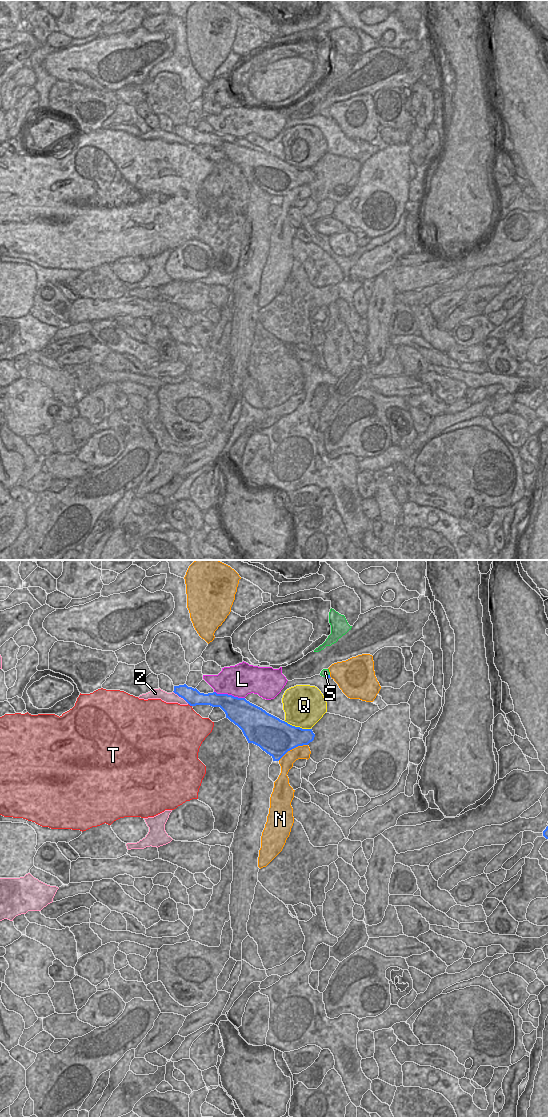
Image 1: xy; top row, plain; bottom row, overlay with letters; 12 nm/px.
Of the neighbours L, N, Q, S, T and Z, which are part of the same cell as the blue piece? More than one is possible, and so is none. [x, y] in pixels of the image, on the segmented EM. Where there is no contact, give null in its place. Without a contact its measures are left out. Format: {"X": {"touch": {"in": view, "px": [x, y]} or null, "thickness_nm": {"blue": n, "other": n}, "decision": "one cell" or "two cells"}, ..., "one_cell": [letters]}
{"L": {"touch": {"in": "xy", "px": [229, 695]}, "thickness_nm": {"blue": 320, "other": 380}, "decision": "two cells"}, "N": {"touch": {"in": "xy", "px": [292, 748]}, "thickness_nm": {"blue": 440, "other": 170}, "decision": "two cells"}, "Q": {"touch": {"in": "xy", "px": [297, 727]}, "thickness_nm": {"blue": 400, "other": 460}, "decision": "two cells"}, "S": {"touch": {"in": "xy", "px": [327, 676]}, "thickness_nm": {"blue": 30, "other": 100}, "decision": "one cell"}, "T": {"touch": {"in": "xy", "px": [190, 705]}, "thickness_nm": {"blue": 200, "other": 460}, "decision": "two cells"}, "Z": {"touch": {"in": "xy", "px": [181, 697]}, "thickness_nm": {"blue": 200, "other": 120}, "decision": "two cells"}, "one_cell": ["S"]}

